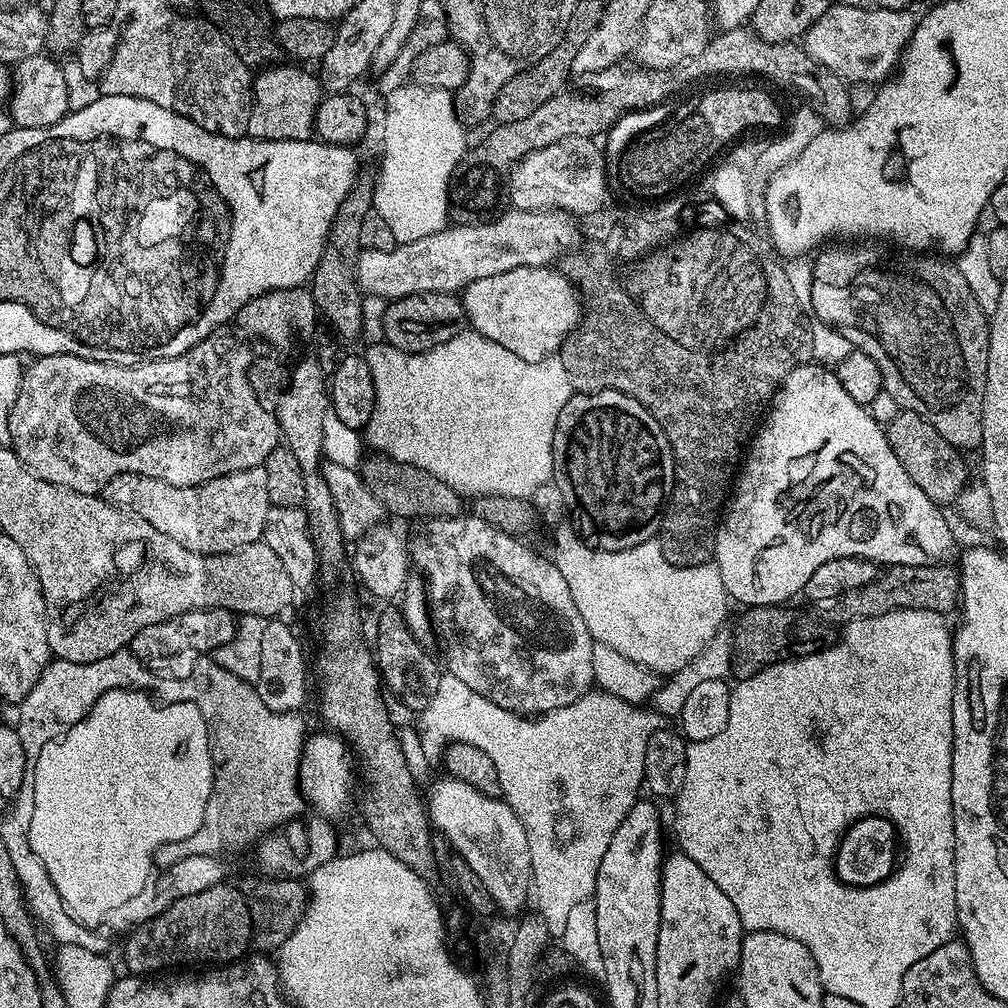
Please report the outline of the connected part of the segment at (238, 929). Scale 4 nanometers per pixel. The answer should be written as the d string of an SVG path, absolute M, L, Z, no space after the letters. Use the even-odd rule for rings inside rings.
M225 882L174 902L174 906L162 914L133 928L125 940L128 940L124 944L124 964L128 967L125 969L138 976L176 970L179 964L223 966L241 959L249 951L252 943L250 910L239 887Z

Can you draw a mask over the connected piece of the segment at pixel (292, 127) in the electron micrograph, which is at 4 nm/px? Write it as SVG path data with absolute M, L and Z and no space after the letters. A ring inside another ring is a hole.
M292 62L280 63L261 67L255 73L252 81L252 109L247 135L254 140L311 140L316 126L316 111L322 99L322 85L315 71L307 72L304 69L307 67L297 66Z

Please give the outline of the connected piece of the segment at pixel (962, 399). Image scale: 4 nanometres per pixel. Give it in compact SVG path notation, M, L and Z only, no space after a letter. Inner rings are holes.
M856 242L853 244L856 244L853 248L824 246L815 253L814 259L811 261L812 285L810 286L808 300L811 315L813 317L816 315L815 319L819 323L828 324L829 327L842 333L855 351L870 354L870 358L874 358L874 362L878 362L878 370L882 370L884 391L890 394L890 398L894 398L894 402L903 411L913 412L922 418L926 418L926 422L930 422L930 426L934 426L934 430L938 430L938 434L942 434L942 438L946 438L946 442L953 444L957 450L965 450L964 448L979 449L982 442L980 396L984 392L986 358L988 357L988 316L980 308L978 298L974 298L970 286L966 286L966 278L962 278L960 269L955 263L952 265L948 261L951 259L941 258L936 254L900 254L904 256L895 256L888 249L891 247L880 242Z

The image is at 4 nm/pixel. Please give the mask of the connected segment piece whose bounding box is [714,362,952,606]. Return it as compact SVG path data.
M809 362L799 364L780 384L780 389L772 395L766 408L768 428L762 429L760 440L751 440L750 447L742 460L742 471L734 484L730 503L723 513L720 526L716 530L716 555L714 563L718 566L718 574L722 574L722 586L726 586L729 597L736 600L740 606L755 606L757 604L787 605L791 596L799 597L803 593L810 574L822 566L822 562L830 562L830 558L862 558L870 560L877 566L905 564L906 566L926 566L939 564L949 559L952 552L952 528L944 521L945 509L926 498L926 490L906 474L906 466L898 462L894 450L888 441L887 431L881 421L872 417L871 411L865 405L854 402L850 394L838 382L835 371L822 363Z

